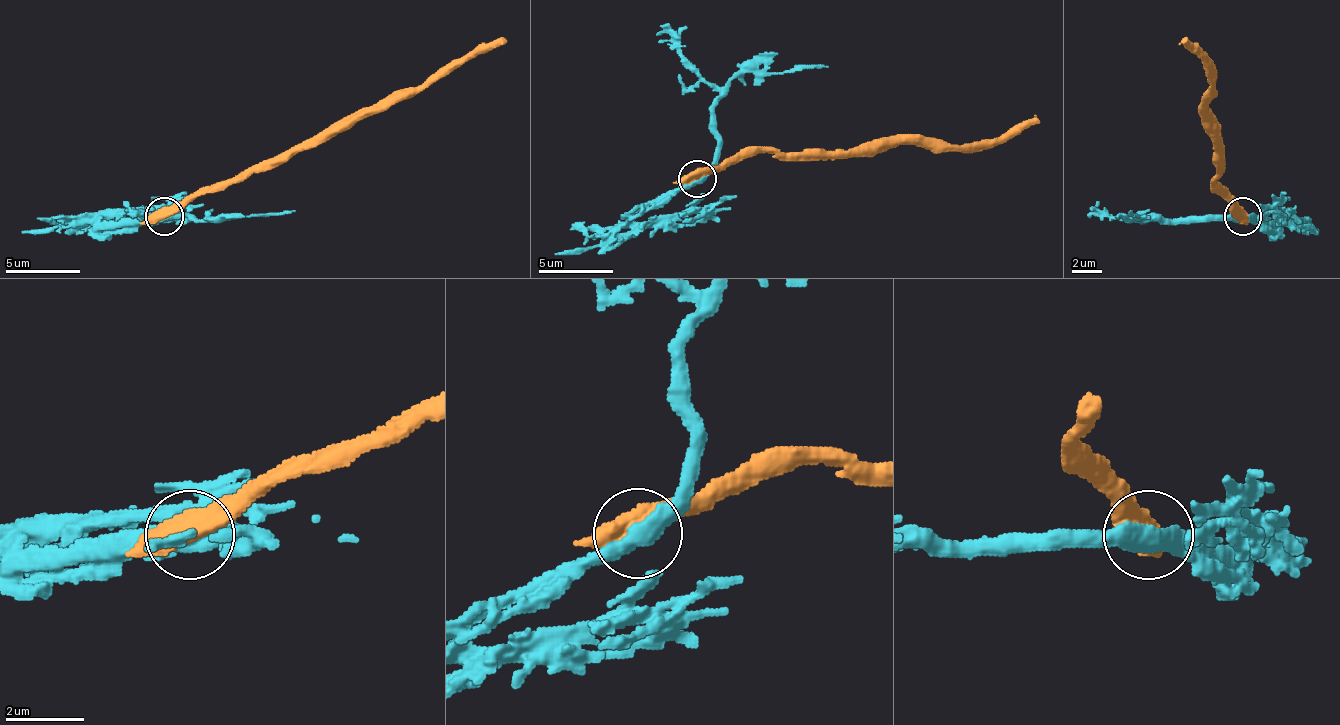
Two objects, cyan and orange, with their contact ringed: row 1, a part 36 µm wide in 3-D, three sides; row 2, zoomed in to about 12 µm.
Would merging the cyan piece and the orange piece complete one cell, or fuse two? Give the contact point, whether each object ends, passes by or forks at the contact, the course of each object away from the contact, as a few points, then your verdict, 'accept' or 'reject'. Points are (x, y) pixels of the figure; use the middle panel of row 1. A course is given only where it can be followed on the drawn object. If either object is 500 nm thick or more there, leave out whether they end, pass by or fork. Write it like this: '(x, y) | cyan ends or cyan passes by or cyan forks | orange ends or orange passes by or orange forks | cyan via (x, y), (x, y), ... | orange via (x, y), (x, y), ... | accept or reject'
(697, 179) | cyan via (698, 178), (717, 148), (713, 99), (735, 77), (829, 65) | orange via (698, 178), (750, 152), (863, 152), (889, 144), (990, 144), (1001, 133), (1038, 122) | reject

